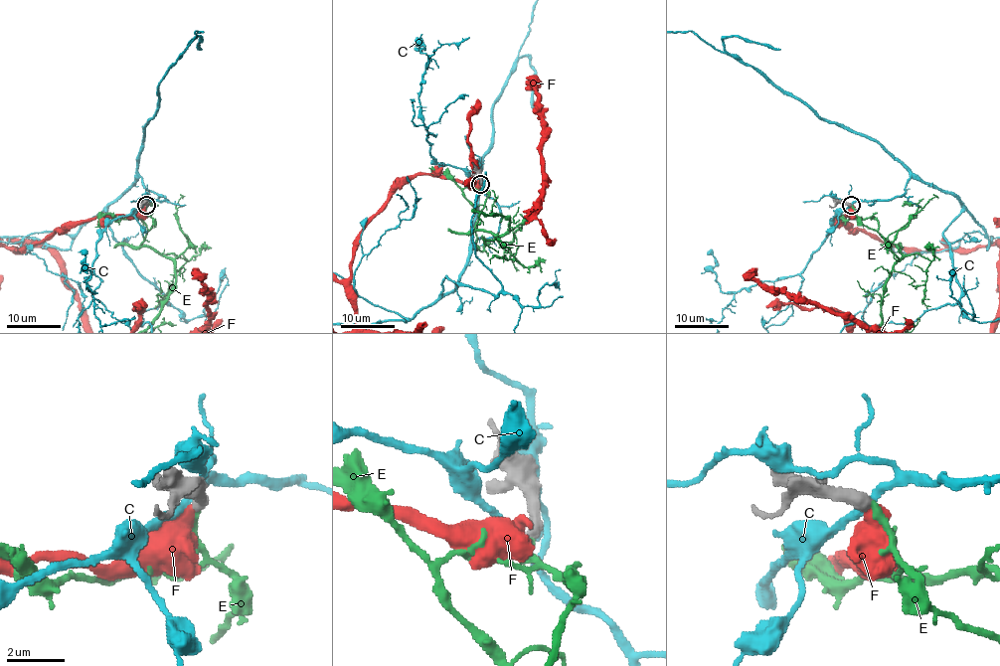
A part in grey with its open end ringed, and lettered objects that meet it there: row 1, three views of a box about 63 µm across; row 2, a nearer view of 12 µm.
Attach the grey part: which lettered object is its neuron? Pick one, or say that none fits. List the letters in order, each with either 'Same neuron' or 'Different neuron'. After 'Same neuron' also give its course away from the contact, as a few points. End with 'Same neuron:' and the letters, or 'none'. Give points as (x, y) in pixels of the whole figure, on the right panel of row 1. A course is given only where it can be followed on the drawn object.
C: Different neuron
E: Same neuron
F: Different neuron
Same neuron: E

